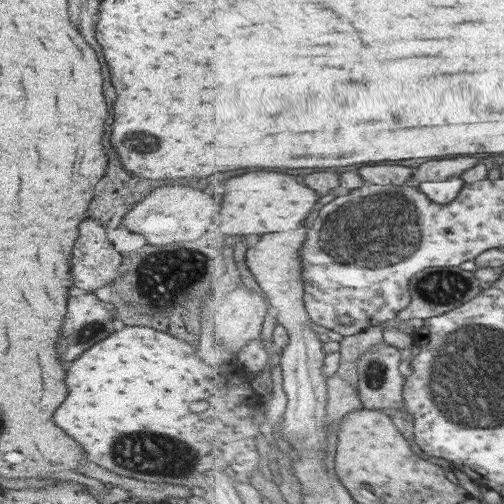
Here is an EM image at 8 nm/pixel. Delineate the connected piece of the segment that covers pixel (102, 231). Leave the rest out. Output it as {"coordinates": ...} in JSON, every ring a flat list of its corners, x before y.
{"coordinates":[[85,220,77,226,77,240,73,244,73,252,71,252,71,260,69,260,69,274,71,274,73,286,93,292,123,275,122,254,117,252,106,239,108,228,107,223,101,225,93,220]]}

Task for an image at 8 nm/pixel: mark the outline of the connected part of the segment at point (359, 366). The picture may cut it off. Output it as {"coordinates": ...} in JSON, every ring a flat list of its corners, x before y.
{"coordinates":[[382,342,371,347,356,361,357,386,359,388,360,398,364,409,401,409,405,412,404,386,406,386,406,377,401,374,401,352,395,346,390,346]]}

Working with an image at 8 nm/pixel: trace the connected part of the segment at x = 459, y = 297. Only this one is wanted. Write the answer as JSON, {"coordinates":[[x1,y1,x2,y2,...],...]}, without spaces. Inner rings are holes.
{"coordinates":[[459,266,432,267,419,272,410,282,410,295,412,302,410,306,401,311,397,316,397,322,420,318,423,321,455,310,481,295,484,290,483,283,477,279,473,271,463,270]]}

